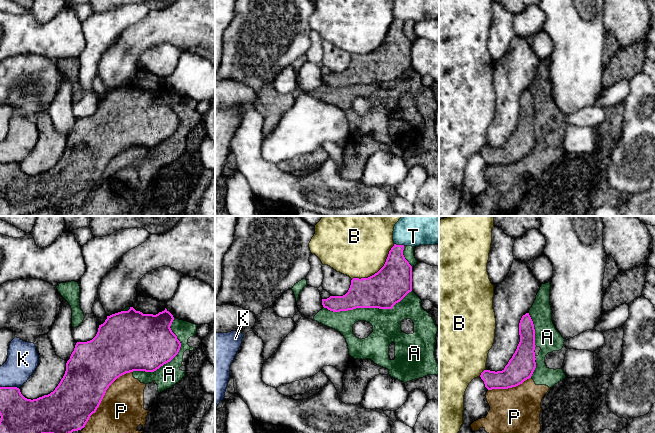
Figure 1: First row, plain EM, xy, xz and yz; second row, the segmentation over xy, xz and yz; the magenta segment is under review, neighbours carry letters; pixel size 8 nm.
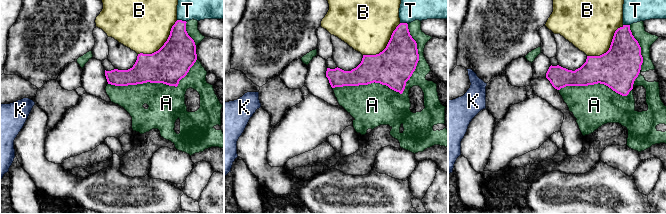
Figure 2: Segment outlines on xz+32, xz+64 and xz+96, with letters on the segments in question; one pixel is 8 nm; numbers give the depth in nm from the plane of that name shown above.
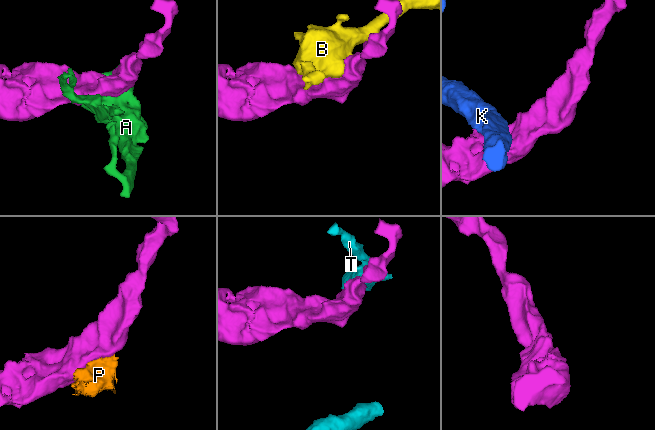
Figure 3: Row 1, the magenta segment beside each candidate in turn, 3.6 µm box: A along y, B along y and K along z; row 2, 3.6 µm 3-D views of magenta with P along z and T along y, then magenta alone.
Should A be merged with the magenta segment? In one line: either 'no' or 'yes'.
no

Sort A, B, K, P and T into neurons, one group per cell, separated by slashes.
A P / B / K / T

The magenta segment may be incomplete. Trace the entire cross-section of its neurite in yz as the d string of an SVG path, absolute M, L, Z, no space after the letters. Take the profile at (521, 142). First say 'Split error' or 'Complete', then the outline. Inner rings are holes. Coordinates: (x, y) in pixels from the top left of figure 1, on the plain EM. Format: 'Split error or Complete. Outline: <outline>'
Complete. Outline: M526 89L519 99L520 118L515 129L502 147L484 146L480 153L488 166L508 165L531 154L536 144L535 105L533 97Z

